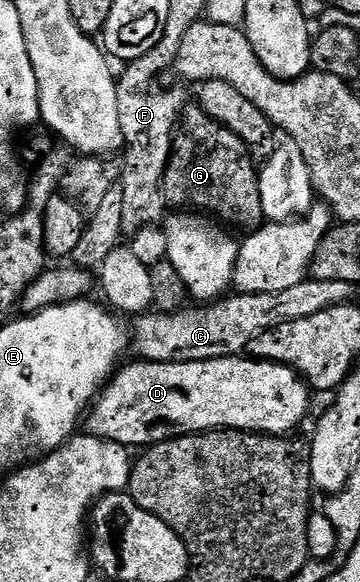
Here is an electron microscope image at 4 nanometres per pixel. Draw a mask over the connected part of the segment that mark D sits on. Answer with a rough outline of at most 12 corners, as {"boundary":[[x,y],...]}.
{"boundary":[[252,356],[122,365],[87,414],[126,448],[289,436],[311,390]]}

